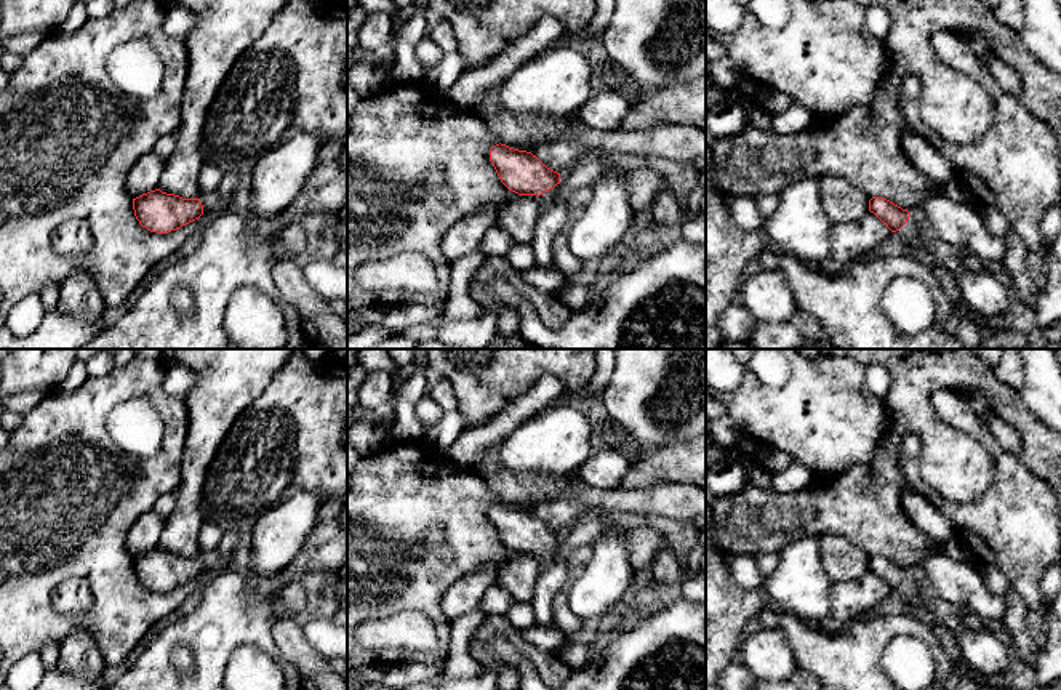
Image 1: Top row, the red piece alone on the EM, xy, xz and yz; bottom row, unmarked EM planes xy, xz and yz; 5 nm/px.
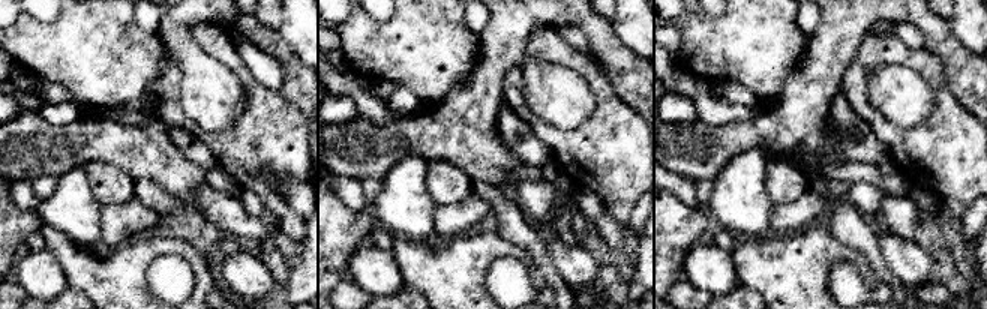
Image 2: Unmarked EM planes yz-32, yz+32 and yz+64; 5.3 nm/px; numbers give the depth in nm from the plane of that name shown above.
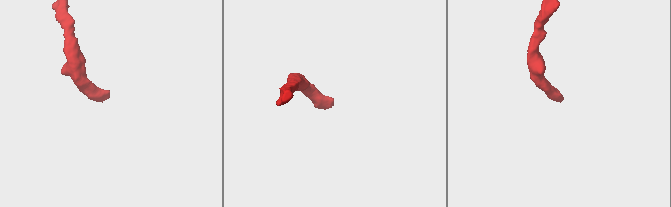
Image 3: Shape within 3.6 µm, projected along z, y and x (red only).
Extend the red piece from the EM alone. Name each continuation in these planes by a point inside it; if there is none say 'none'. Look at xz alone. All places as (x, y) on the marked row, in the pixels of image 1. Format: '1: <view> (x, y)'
1: xz (556, 192)

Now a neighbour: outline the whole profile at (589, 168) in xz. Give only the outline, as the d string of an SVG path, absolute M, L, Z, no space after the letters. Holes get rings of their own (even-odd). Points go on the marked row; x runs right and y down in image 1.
M587 152L581 155L563 175L560 175L560 191L567 195L579 187L592 186L607 170L613 170L608 155Z

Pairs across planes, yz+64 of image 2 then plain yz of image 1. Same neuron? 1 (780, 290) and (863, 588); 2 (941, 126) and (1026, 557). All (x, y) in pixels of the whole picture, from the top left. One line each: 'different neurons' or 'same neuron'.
1: different neurons
2: same neuron

